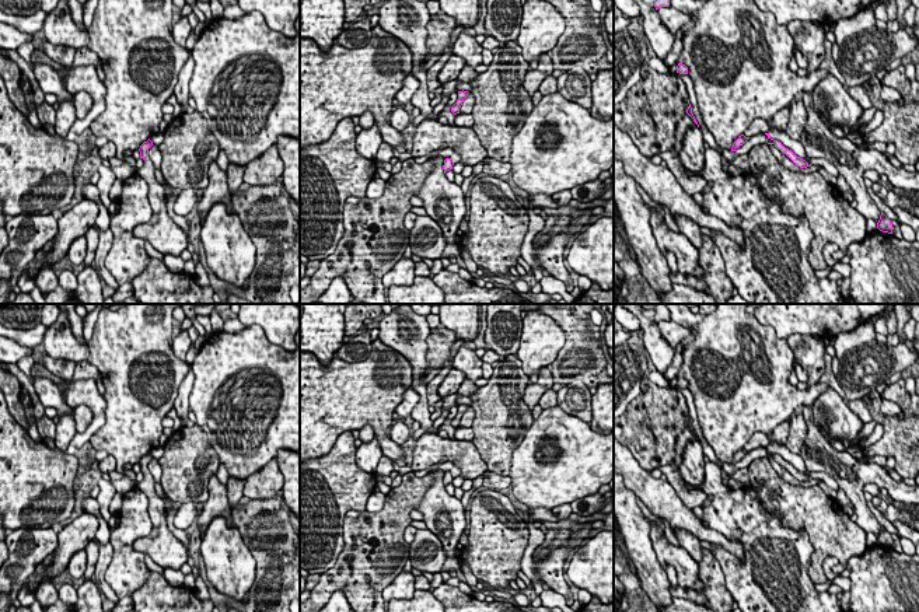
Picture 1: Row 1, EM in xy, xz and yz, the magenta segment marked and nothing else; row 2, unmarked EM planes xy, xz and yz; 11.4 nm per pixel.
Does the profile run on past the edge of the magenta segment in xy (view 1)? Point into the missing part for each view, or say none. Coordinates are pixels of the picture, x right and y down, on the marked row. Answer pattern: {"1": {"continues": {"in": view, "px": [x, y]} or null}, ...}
{"1": {"continues": {"in": "xy", "px": [161, 233]}}}

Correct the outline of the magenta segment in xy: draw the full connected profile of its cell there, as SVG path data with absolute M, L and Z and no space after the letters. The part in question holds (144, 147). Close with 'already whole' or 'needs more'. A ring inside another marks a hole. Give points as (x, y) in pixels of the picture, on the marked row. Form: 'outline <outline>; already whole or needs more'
outline M144 141L139 151L143 160L143 167L136 172L148 185L148 200L153 210L151 218L146 224L139 224L133 228L133 234L143 241L147 241L154 249L163 255L171 253L181 256L188 248L186 232L168 216L164 199L164 188L156 181L156 167L148 157L148 148L153 141Z; needs more

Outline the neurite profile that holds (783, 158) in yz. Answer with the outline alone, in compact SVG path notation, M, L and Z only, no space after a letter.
M769 144L771 151L776 155L776 158L790 171L801 172L800 167L797 167L786 154L783 154L775 144Z

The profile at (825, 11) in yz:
M754 0L759 10L772 13L779 25L792 21L836 24L867 8L876 0Z

